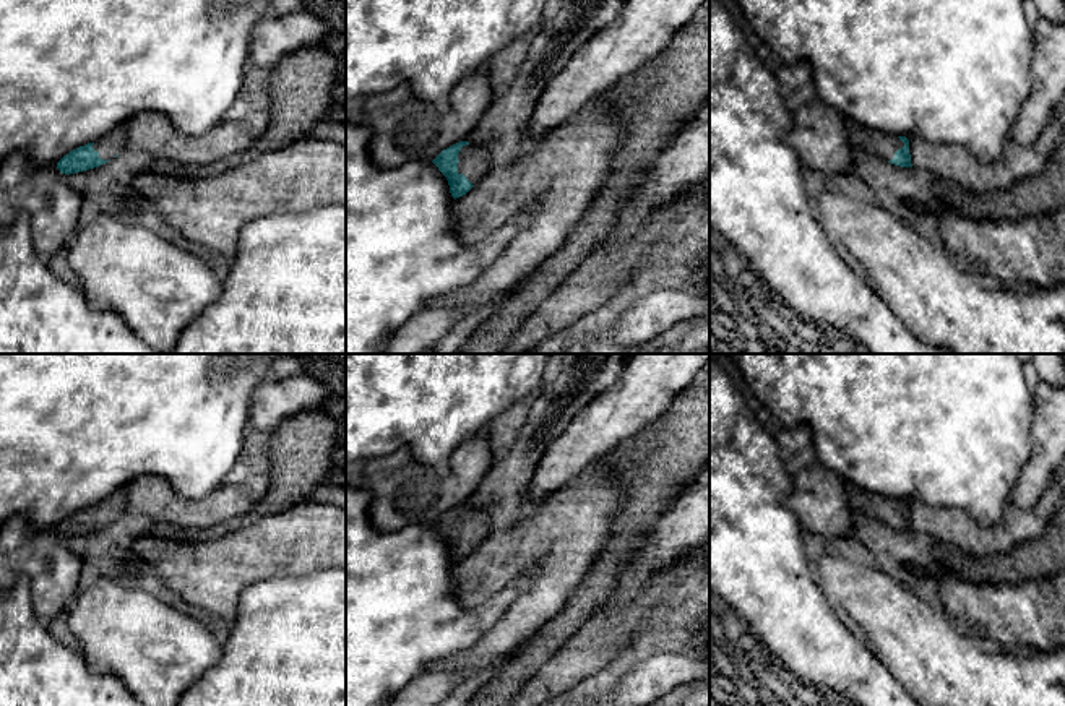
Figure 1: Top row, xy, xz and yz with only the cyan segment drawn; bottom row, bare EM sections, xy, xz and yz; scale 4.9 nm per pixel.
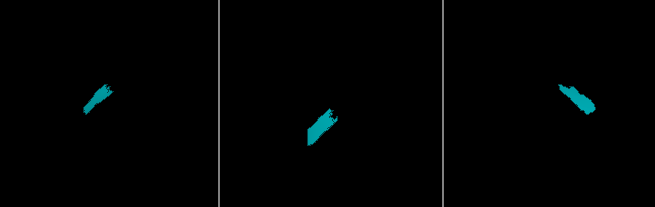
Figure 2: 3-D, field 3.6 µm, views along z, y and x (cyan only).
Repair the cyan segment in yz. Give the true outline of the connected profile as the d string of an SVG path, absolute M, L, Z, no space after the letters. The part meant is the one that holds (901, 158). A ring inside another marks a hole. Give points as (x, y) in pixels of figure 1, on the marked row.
M846 120L846 127L852 143L859 148L886 159L895 166L912 167L909 140L906 136L893 136L883 131L870 130L851 120Z

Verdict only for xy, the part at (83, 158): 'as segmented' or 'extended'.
extended

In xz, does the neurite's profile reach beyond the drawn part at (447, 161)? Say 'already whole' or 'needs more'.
needs more

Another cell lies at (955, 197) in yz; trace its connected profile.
M1065 128L1060 144L1047 156L1046 169L1011 188L977 195L958 183L932 179L942 201L974 219L1041 217L1065 208Z

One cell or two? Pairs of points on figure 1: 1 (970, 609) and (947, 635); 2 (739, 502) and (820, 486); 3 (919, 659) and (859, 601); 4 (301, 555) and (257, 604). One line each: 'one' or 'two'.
1: two
2: two
3: one
4: two

